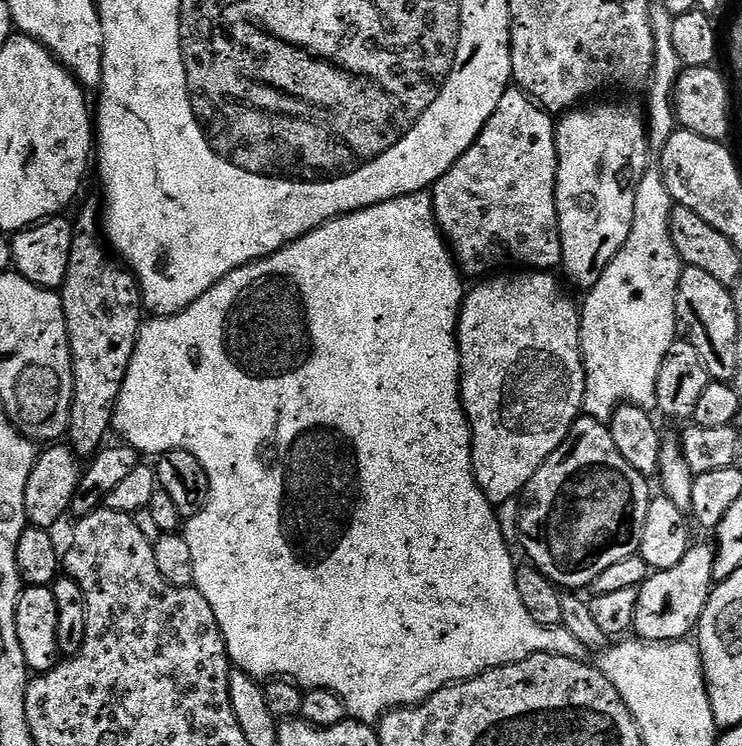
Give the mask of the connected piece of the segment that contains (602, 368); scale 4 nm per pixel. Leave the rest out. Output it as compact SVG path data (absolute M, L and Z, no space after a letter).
M663 6L652 9L656 57L646 85L648 91L648 169L634 194L634 222L630 238L606 266L602 278L587 289L580 314L580 356L584 360L584 407L588 414L611 414L622 404L656 408L658 370L666 350L678 339L676 291L682 261L672 241L674 201L660 173L660 155L678 131L672 95L682 71L674 50L674 18Z

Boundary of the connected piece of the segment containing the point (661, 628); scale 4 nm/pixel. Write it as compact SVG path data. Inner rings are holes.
M693 543L688 549L686 558L678 562L678 566L670 566L670 570L652 572L645 584L638 589L638 606L634 612L632 627L635 635L641 640L650 642L670 642L683 640L693 635L699 625L700 615L712 593L714 581L714 558L716 549L711 543Z

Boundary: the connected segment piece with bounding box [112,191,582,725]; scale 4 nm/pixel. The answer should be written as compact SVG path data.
M423 191L423 192L415 192L415 193L414 193L414 194L410 194L410 195L409 195L409 196L400 196L400 197L399 197L399 198L397 198L397 200L387 200L387 201L386 201L386 202L382 202L382 203L381 203L381 204L375 204L375 205L374 205L374 206L370 206L370 207L369 207L369 208L363 208L363 209L362 209L362 210L358 210L358 211L357 211L357 212L348 212L348 213L347 213L347 214L346 214L346 215L344 215L344 216L340 216L340 217L339 217L339 218L337 218L337 220L331 220L331 221L330 221L330 222L326 222L326 223L325 223L325 224L324 224L324 225L322 225L322 227L320 227L320 228L315 228L315 229L314 229L314 230L313 230L313 231L312 231L312 232L308 232L308 233L307 233L307 234L305 234L305 236L303 236L303 237L302 237L302 238L298 238L298 239L297 239L297 240L295 240L295 242L293 242L293 243L292 243L292 244L285 244L285 245L284 245L284 247L283 247L283 248L280 248L280 249L279 249L279 250L277 250L277 251L276 251L276 252L275 252L275 253L274 253L274 254L270 254L270 255L269 255L269 256L267 256L267 257L266 257L266 258L262 258L262 259L261 259L261 260L255 260L255 262L254 262L254 263L252 263L252 264L247 264L247 265L246 265L246 266L242 266L242 267L241 267L241 268L239 268L239 269L238 269L238 270L234 270L234 271L233 271L233 272L231 272L231 273L230 273L230 274L226 274L226 278L222 278L222 279L221 279L221 280L220 280L220 281L218 281L218 283L217 283L217 284L215 284L215 285L214 285L214 287L212 287L212 288L211 288L211 289L210 289L210 290L206 290L206 294L202 294L202 298L198 298L198 302L194 302L194 303L193 303L193 304L192 304L192 305L190 305L190 307L188 307L188 308L187 308L187 309L186 309L186 310L182 310L182 311L181 311L181 312L179 312L179 313L178 313L178 314L174 314L174 315L173 315L173 316L157 316L157 317L155 317L155 318L148 318L148 319L145 319L145 320L144 320L144 321L143 321L143 323L141 323L141 325L140 325L140 336L139 336L139 338L137 338L137 339L136 339L136 349L135 349L135 350L134 350L134 354L133 354L133 355L132 355L132 357L131 357L131 358L130 358L130 366L129 366L129 367L128 367L128 373L127 373L127 374L126 374L126 378L125 378L125 379L124 379L124 385L123 385L123 386L122 386L122 390L121 390L121 391L120 391L120 397L119 397L119 398L118 398L118 402L117 402L117 403L116 403L116 413L115 413L115 414L114 414L114 418L113 418L113 419L112 419L112 428L113 428L113 429L114 429L114 432L117 432L117 434L118 434L118 435L120 435L120 436L117 436L117 437L119 437L119 439L120 439L120 440L121 440L121 441L124 441L124 442L126 442L126 443L128 443L128 445L130 445L130 446L131 446L131 447L132 447L132 448L135 448L135 449L136 449L136 451L137 451L137 452L139 452L139 453L141 453L141 454L147 454L147 452L156 452L156 453L155 453L155 454L163 454L163 453L165 453L165 452L169 452L169 451L170 451L170 450L186 450L186 451L187 451L187 452L189 452L189 453L190 453L190 454L194 454L194 458L198 458L198 462L202 462L202 470L206 470L206 474L207 474L207 475L208 475L208 477L209 477L209 478L210 478L210 498L209 498L209 499L208 499L208 501L207 501L207 502L206 502L206 506L205 506L205 507L204 507L204 509L203 509L203 510L202 510L202 511L200 511L200 512L199 512L199 514L198 514L198 515L197 515L197 516L190 516L190 517L187 517L187 520L186 520L186 523L185 523L185 524L184 524L184 525L183 525L183 528L182 528L182 535L183 535L183 538L184 538L184 540L185 540L185 542L186 542L186 544L187 544L187 546L190 546L190 562L191 562L191 563L192 563L192 564L193 564L193 580L192 580L192 583L193 583L193 585L194 585L194 586L195 586L195 587L196 587L196 589L198 589L198 590L199 590L199 592L200 592L200 593L201 593L201 594L202 594L202 598L206 598L206 602L210 602L210 610L214 610L214 618L215 618L215 619L216 619L216 621L217 621L217 622L218 622L218 626L219 626L219 627L220 627L220 632L221 632L221 633L222 633L222 634L223 634L223 636L224 636L224 641L225 641L225 642L226 642L226 646L227 646L227 647L228 647L228 658L229 658L229 661L231 661L231 663L232 663L232 664L233 664L233 665L235 665L235 667L236 667L236 668L237 668L237 669L239 669L239 671L242 671L242 672L245 672L245 673L246 673L246 674L250 674L250 675L251 675L251 676L252 676L252 677L254 677L254 679L255 679L255 680L258 680L258 681L261 681L261 682L267 682L267 681L269 681L269 680L275 680L275 679L277 679L277 678L283 678L283 679L285 679L285 680L290 680L290 681L292 681L292 683L293 683L293 684L298 684L298 685L300 685L300 687L301 687L301 689L304 689L304 690L309 690L309 689L320 689L320 690L322 690L322 691L330 691L330 692L333 692L333 693L334 693L334 695L336 695L336 696L337 696L337 697L338 697L338 699L340 699L340 700L343 700L343 702L344 702L344 704L345 704L345 710L346 710L346 712L347 712L347 715L348 715L348 716L349 716L349 717L351 717L351 719L354 719L354 720L360 720L360 721L362 721L362 723L363 723L363 724L370 724L370 725L375 725L375 724L376 724L376 723L377 723L377 721L379 721L379 719L380 719L380 717L382 717L382 716L385 716L385 714L387 714L387 712L390 712L390 711L392 711L392 709L394 709L394 708L407 708L407 707L409 707L409 706L411 706L411 705L414 705L414 704L422 704L422 703L424 703L424 701L426 701L426 700L429 700L429 698L430 698L430 697L431 697L431 696L432 696L432 695L434 695L434 694L435 694L435 693L436 693L436 692L437 692L437 691L438 691L438 690L442 690L442 689L443 689L443 688L445 688L445 687L446 687L446 685L447 685L447 684L463 684L463 683L464 683L464 681L465 681L465 680L473 680L473 678L474 678L474 677L476 677L476 676L481 676L481 674L482 674L482 673L483 673L483 672L489 672L489 671L490 671L490 670L494 670L494 669L495 669L495 668L497 668L497 667L498 667L498 666L506 666L506 665L507 665L507 664L513 664L513 663L514 663L514 662L518 662L518 661L519 661L519 660L521 660L521 659L522 659L522 658L530 658L530 657L531 657L531 656L533 656L533 655L534 655L534 654L535 654L535 653L536 653L536 652L551 652L551 653L552 653L552 655L554 655L554 656L569 656L569 657L570 657L570 658L574 658L574 659L575 659L575 660L578 660L578 659L581 659L581 656L582 656L582 649L581 649L581 647L580 647L580 643L579 643L579 642L577 642L577 640L576 640L576 639L575 639L575 638L574 638L574 634L570 634L570 630L566 630L566 629L565 629L565 628L563 628L563 626L557 626L557 627L555 627L555 628L544 628L544 627L542 627L542 626L541 626L541 624L539 624L539 623L538 623L538 622L534 622L534 618L530 618L530 613L528 613L528 612L527 612L527 611L526 611L526 606L522 606L522 597L521 597L521 596L520 596L520 595L519 595L519 594L518 594L518 586L517 586L517 585L516 585L516 569L517 569L517 567L518 567L518 564L517 564L517 561L515 561L515 562L514 562L514 561L512 561L512 552L511 552L511 550L510 550L510 549L508 549L508 544L507 544L507 542L506 542L506 541L504 541L504 532L503 532L503 530L502 530L502 529L500 529L500 520L499 520L499 518L498 518L498 517L496 517L496 512L497 512L497 509L496 509L496 508L495 508L495 507L494 507L494 505L493 505L493 503L492 503L492 501L491 501L491 500L488 500L488 499L487 499L487 498L485 498L485 496L484 496L484 491L482 491L482 490L481 490L481 488L480 488L480 487L479 487L479 486L478 486L478 482L477 482L477 481L476 481L476 475L475 475L475 474L474 474L474 470L473 470L473 469L472 469L472 428L471 428L471 426L470 426L470 425L468 425L468 416L467 416L467 415L466 415L466 414L465 414L465 413L464 413L464 403L462 403L462 402L461 402L461 401L460 401L460 346L459 346L459 343L458 343L458 325L459 325L459 323L460 323L460 306L461 306L461 304L463 304L463 303L464 303L464 297L465 297L465 295L466 295L466 287L465 287L465 288L464 288L464 284L463 284L463 282L464 282L464 283L465 283L465 281L464 281L464 280L463 280L463 279L462 279L462 273L461 273L461 271L460 271L460 269L459 269L459 267L457 267L457 265L456 265L456 264L455 264L455 263L454 263L454 257L453 257L453 255L452 255L452 253L451 253L451 251L450 251L450 249L449 249L449 247L448 247L448 245L447 245L447 243L446 243L446 241L445 241L445 239L444 239L444 237L443 237L443 236L441 236L441 234L440 234L440 228L439 228L439 227L438 227L438 226L437 226L437 224L436 224L436 215L435 215L435 214L434 214L434 210L433 210L433 209L432 209L432 197L431 197L431 195L429 195L429 193L428 193L428 192L427 192L427 191Z

